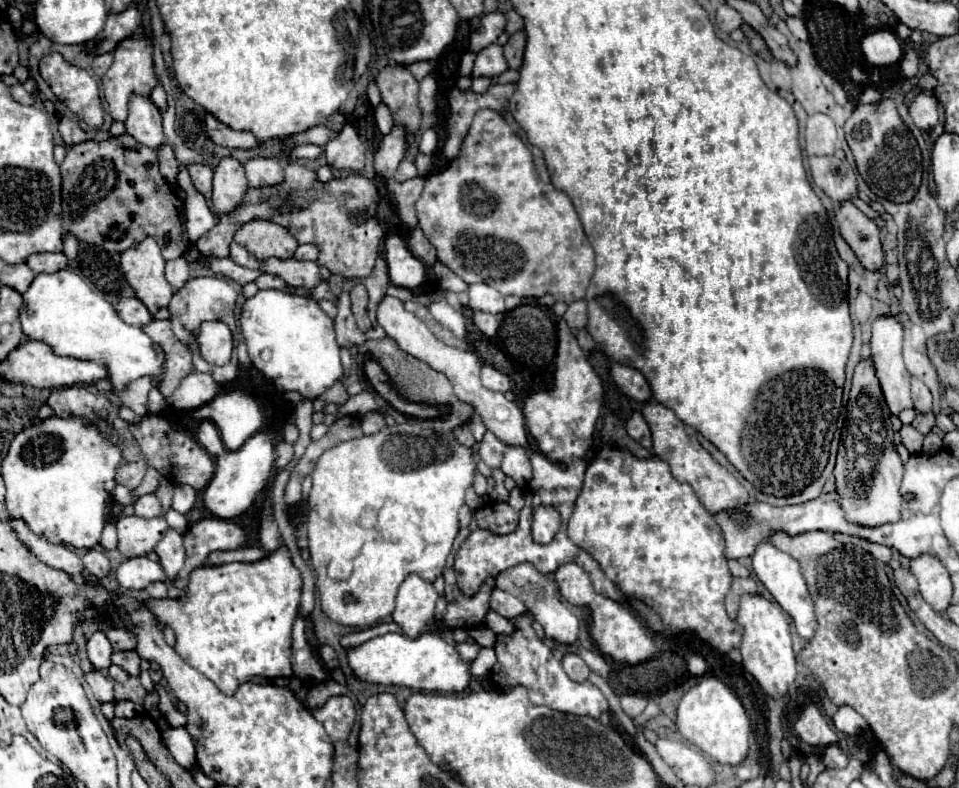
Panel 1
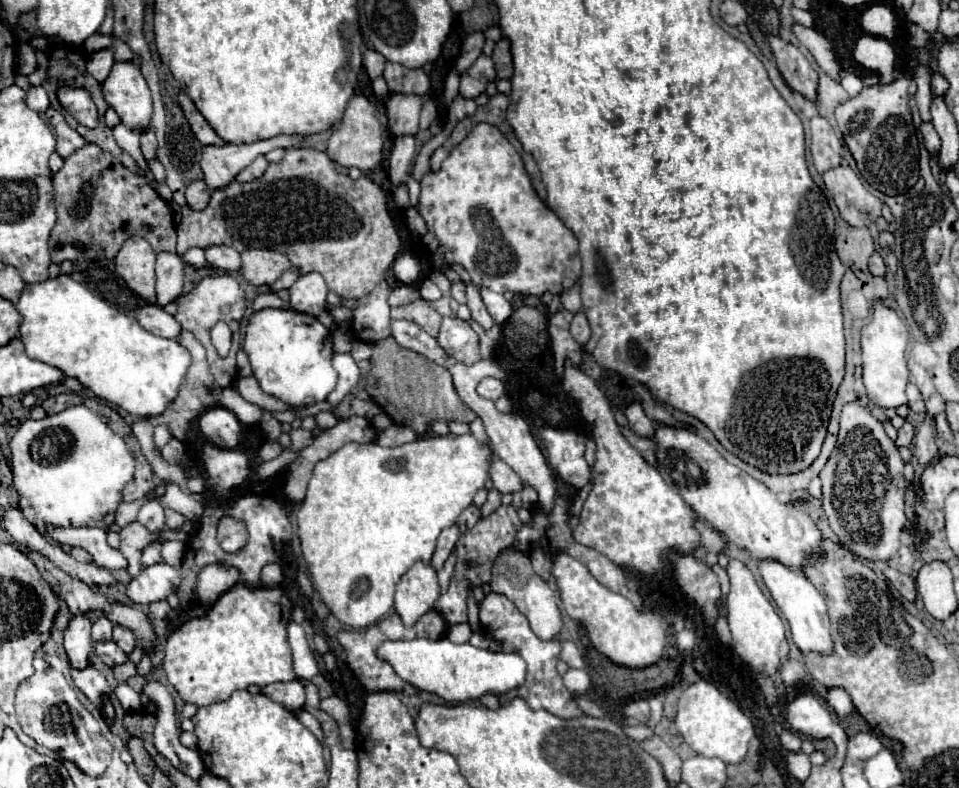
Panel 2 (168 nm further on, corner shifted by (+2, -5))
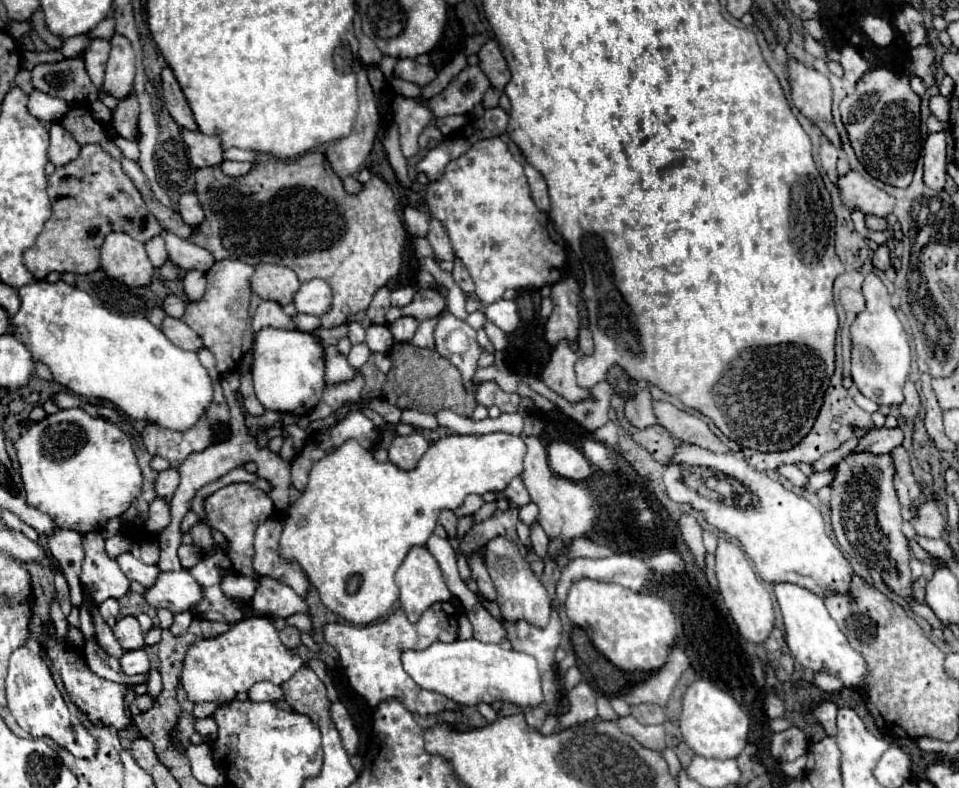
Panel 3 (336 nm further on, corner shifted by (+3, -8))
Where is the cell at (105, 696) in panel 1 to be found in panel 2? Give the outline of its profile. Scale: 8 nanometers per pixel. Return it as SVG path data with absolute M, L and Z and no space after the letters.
M72 616L64 630L64 650L74 668L88 666L88 652L92 650L92 622L88 616Z

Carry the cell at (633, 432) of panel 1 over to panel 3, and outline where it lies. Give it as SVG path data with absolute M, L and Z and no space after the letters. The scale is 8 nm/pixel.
M641 391L637 393L633 399L629 399L625 403L625 417L627 421L637 427L637 429L647 429L651 425L657 423L653 409L651 409L651 393L649 391Z

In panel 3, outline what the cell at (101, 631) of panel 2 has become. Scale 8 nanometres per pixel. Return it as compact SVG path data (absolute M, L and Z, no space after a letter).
M115 599L103 601L101 607L99 607L99 613L101 613L103 621L105 621L109 627L113 627L115 621L117 621L117 615L119 615L119 605L117 605L117 601L115 601Z

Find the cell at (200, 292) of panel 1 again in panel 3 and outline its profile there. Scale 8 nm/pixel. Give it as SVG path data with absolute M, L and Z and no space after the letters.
M217 261L213 269L207 271L207 289L201 301L187 303L185 315L181 317L201 339L207 349L213 351L217 359L217 371L229 373L239 367L239 361L243 357L241 351L241 333L245 331L247 319L249 319L249 277L253 275L253 267L241 261Z

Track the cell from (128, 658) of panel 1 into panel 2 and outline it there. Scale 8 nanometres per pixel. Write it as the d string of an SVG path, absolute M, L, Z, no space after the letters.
M106 640L106 642L96 642L94 644L96 654L100 656L100 660L108 666L116 666L116 664L124 664L128 660L128 656L118 648L118 644L114 640Z

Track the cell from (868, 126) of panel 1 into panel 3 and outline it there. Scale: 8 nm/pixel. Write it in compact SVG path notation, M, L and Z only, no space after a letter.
M887 69L867 71L853 95L847 95L839 109L843 125L849 133L853 151L865 171L885 185L905 189L911 185L917 157L921 153L919 135L919 103L921 99L911 91L905 75L895 75Z

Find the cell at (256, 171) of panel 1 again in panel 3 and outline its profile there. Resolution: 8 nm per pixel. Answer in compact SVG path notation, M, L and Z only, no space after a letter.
M223 161L221 171L229 177L243 177L253 169L253 163L237 163L237 161Z

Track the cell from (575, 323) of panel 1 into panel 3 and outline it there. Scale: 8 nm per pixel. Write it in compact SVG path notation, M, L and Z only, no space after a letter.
M581 327L579 329L579 337L577 337L577 345L579 345L579 351L589 355L593 353L593 339L591 339L591 333L587 327Z

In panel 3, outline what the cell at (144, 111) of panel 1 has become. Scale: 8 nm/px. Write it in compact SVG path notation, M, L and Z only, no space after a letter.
M111 37L111 53L107 61L103 93L113 95L117 101L129 97L133 93L135 79L135 55L125 37Z

